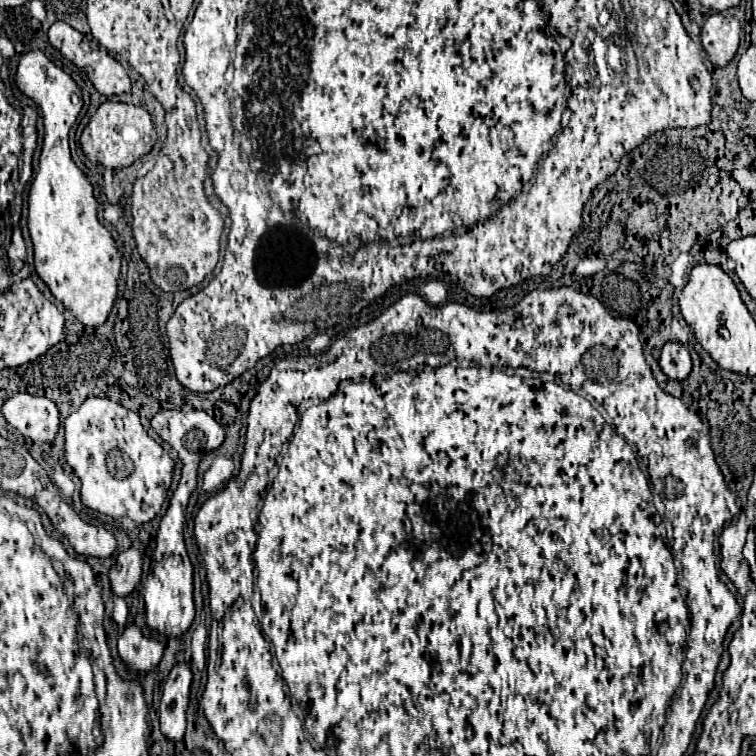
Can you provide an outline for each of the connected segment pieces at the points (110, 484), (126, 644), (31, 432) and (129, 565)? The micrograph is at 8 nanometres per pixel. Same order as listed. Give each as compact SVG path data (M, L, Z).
M87 398L81 408L65 420L65 460L81 480L81 502L87 508L111 518L131 518L137 524L153 520L161 510L175 468L171 456L143 430L139 414L117 402L111 402L109 398Z
M127 624L125 632L119 636L117 650L129 670L137 672L147 672L155 668L163 656L163 644L147 638L137 624Z
M15 394L3 404L5 420L35 442L53 442L59 430L59 410L49 398Z
M129 548L117 556L117 562L109 572L115 596L127 596L133 592L133 588L141 580L141 566L143 560L137 548Z

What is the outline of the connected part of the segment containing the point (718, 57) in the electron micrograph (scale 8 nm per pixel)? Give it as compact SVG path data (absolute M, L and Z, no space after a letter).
M713 14L701 28L701 44L713 66L727 66L739 46L741 26L733 16Z

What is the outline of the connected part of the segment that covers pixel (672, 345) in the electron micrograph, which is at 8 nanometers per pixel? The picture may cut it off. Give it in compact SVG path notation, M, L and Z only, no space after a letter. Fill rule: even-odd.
M667 342L661 350L659 366L669 380L685 380L691 374L691 356L679 342Z

